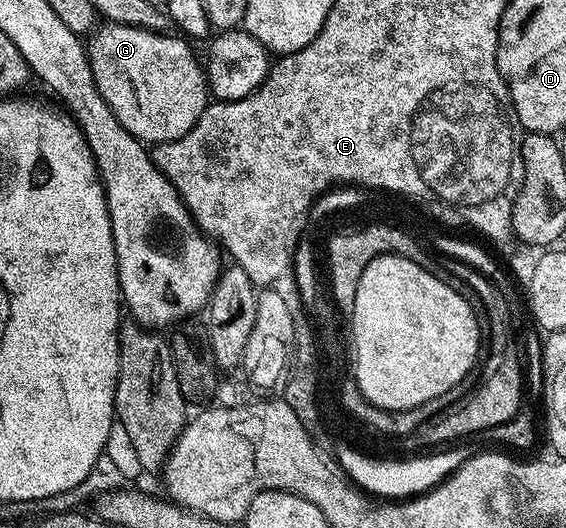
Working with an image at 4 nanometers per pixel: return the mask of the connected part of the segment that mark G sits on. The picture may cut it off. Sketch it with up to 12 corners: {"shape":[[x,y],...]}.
{"shape":[[112,22],[88,38],[100,96],[143,144],[208,105],[185,37]]}

